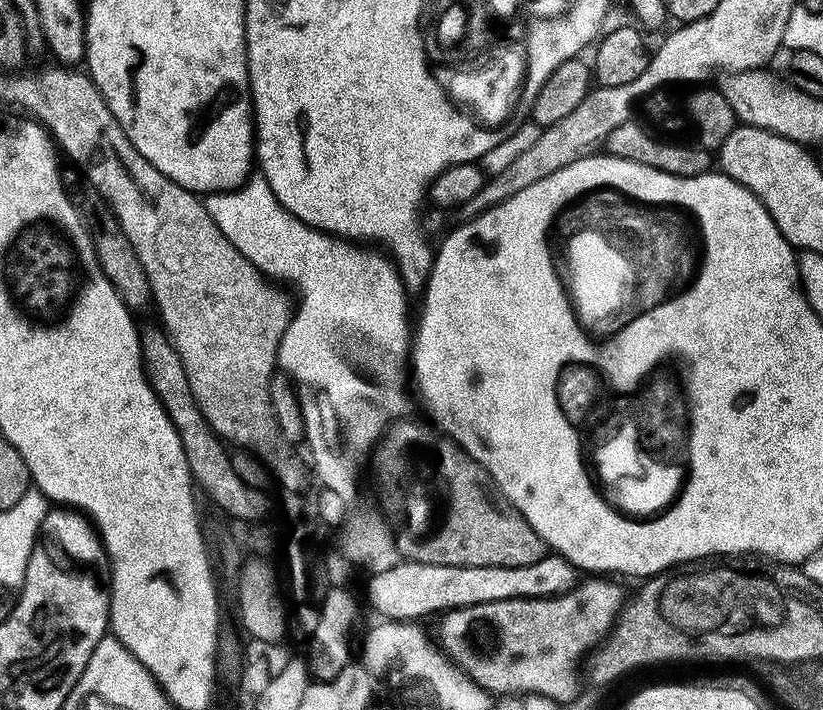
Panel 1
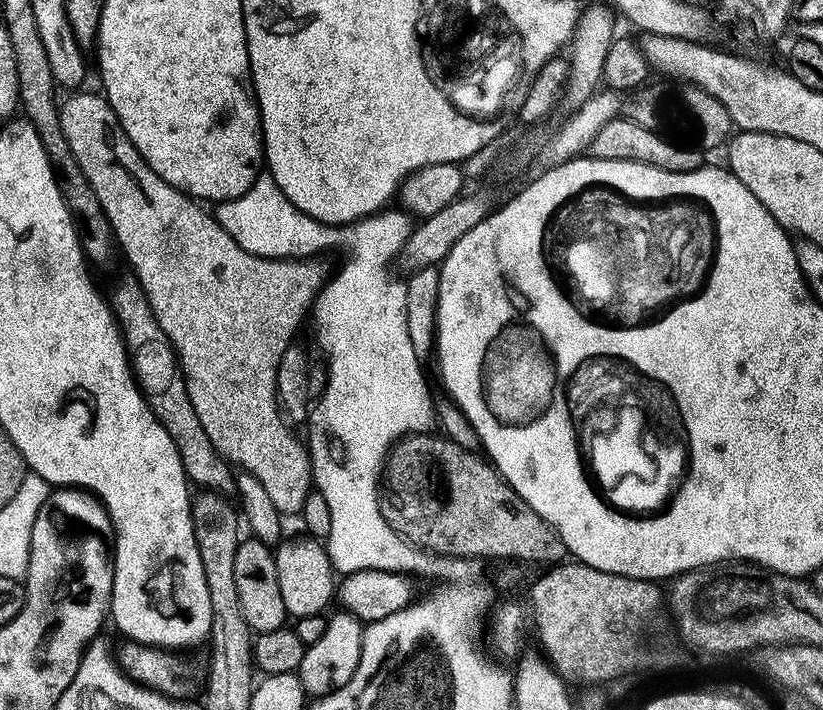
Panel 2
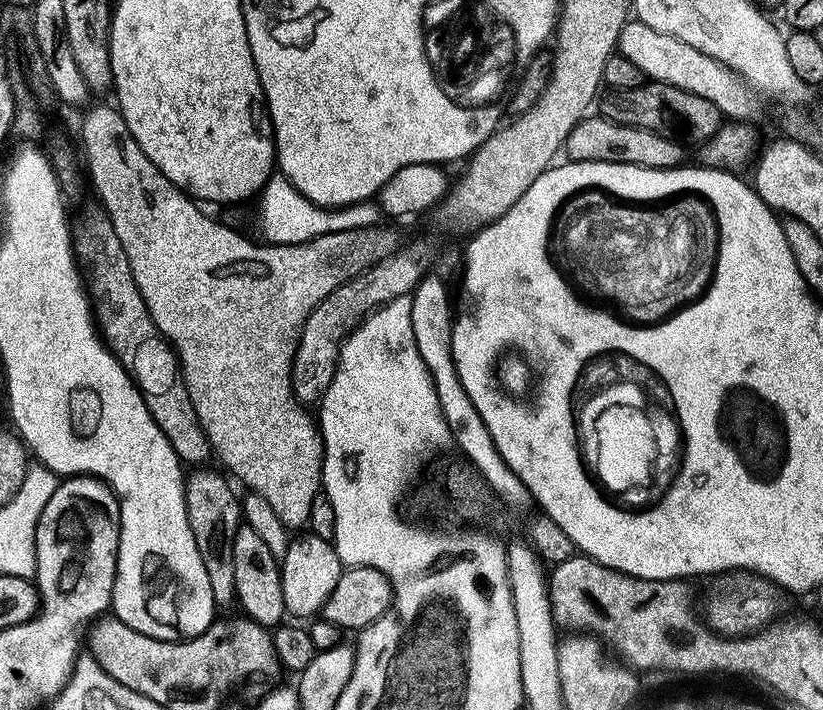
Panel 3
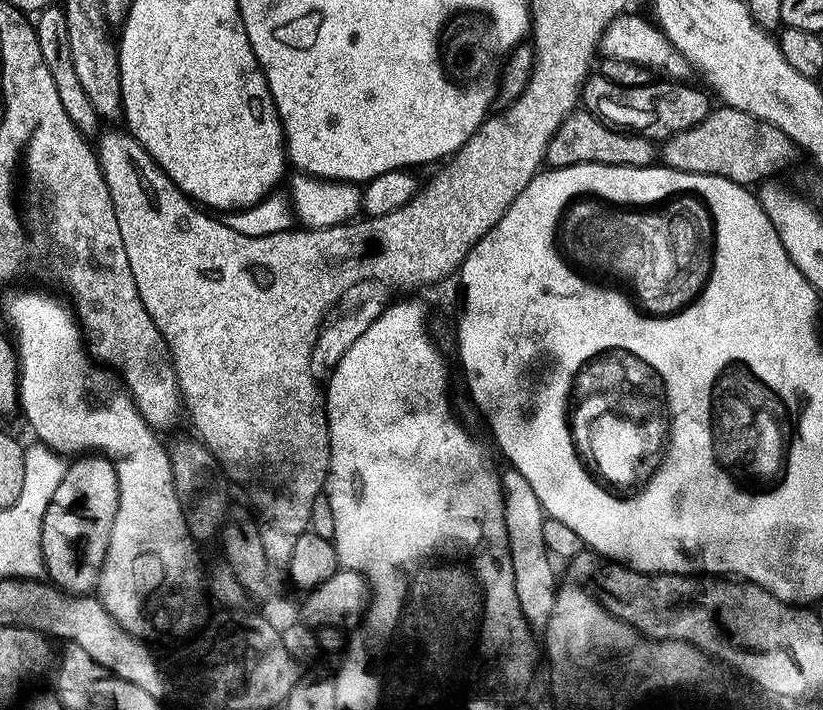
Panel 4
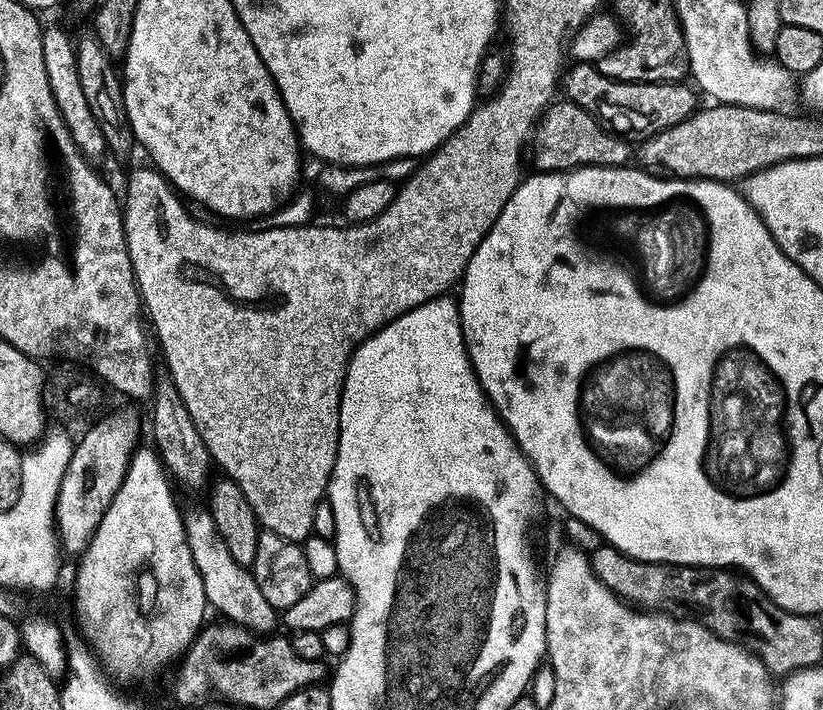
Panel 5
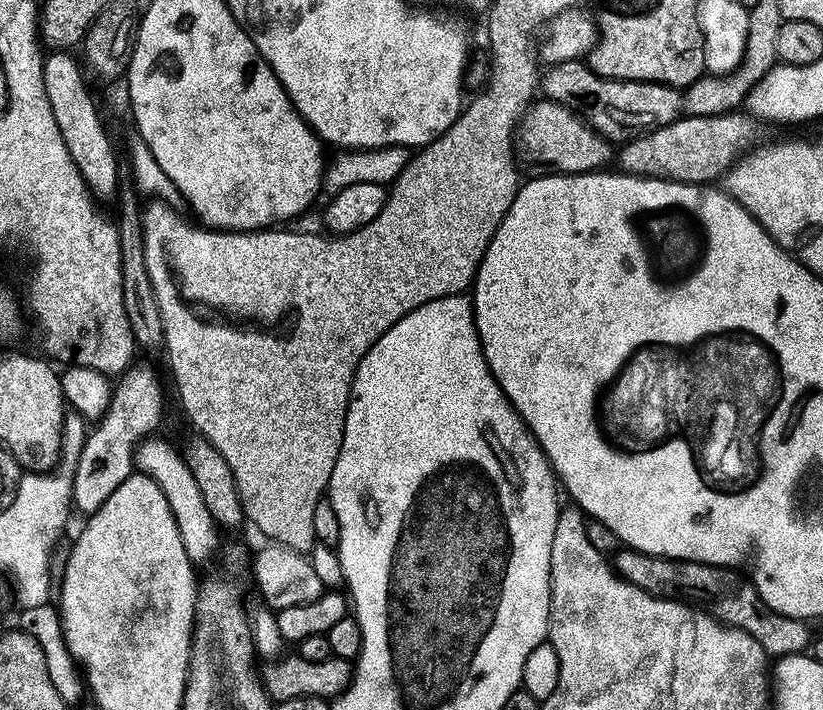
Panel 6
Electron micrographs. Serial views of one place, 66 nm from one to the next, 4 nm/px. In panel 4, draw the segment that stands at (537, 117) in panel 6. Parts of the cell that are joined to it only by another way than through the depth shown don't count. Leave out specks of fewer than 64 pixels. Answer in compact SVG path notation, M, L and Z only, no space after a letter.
M587 110L570 113L558 126L548 144L546 164L549 169L569 168L575 164L605 164L623 168L651 168L657 163L658 148L649 137L638 132L626 132L605 124L599 116Z

